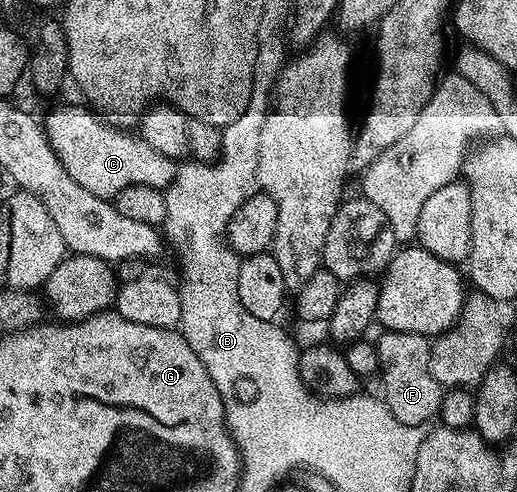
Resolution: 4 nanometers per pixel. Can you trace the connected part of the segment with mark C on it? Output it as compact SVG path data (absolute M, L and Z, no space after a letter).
M64 105L61 109L52 109L48 113L48 118L43 118L44 134L48 137L50 147L56 153L56 158L70 171L70 175L86 191L94 191L94 195L115 199L120 192L135 184L146 184L161 190L167 189L169 183L174 179L178 165L171 161L162 151L154 151L150 143L146 143L139 135L132 137L128 133L123 133L120 129L111 129L108 125L103 125L95 112L87 113L84 109L79 109L76 105Z

